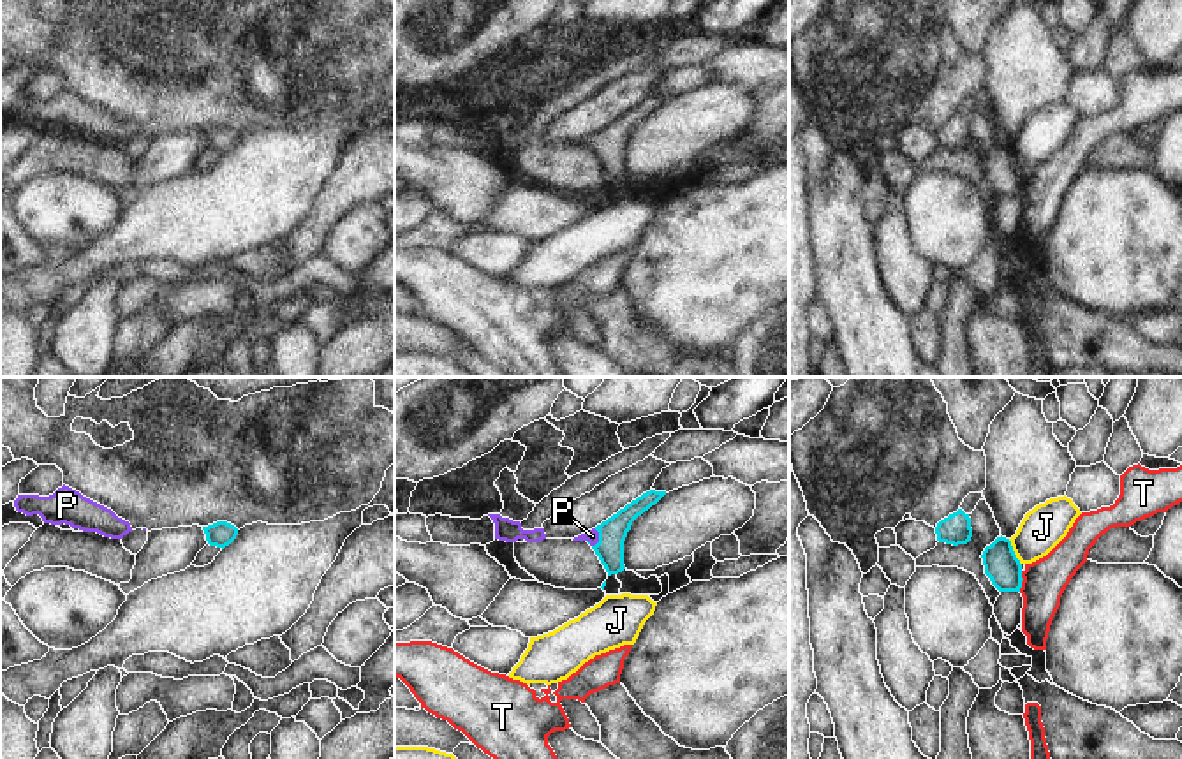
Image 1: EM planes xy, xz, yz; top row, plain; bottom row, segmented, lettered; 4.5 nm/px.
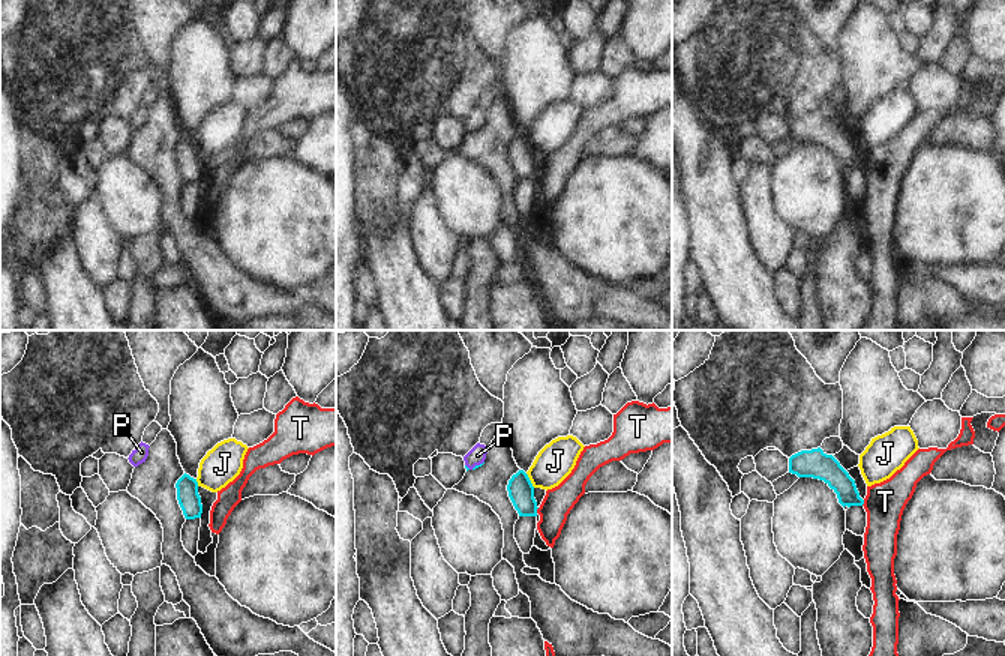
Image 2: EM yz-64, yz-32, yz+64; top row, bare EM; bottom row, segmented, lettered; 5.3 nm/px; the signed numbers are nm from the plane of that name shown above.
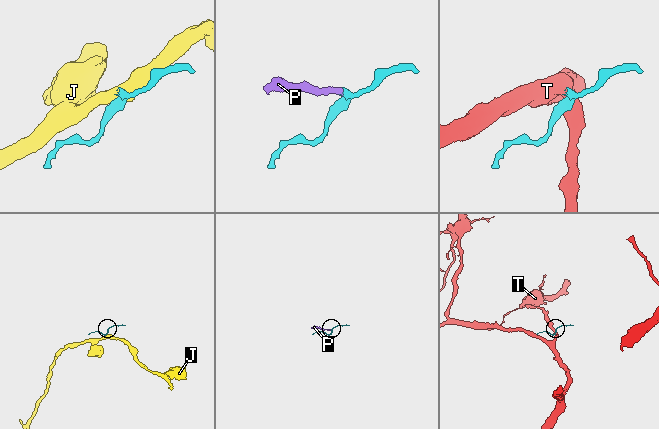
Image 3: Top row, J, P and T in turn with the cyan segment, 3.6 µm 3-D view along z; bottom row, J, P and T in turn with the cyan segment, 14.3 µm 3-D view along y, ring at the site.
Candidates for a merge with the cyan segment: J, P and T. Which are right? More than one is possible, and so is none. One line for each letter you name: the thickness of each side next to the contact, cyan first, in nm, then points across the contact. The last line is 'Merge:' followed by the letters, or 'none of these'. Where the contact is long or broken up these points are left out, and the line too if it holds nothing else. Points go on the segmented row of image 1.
P: calibres 130 and 60 nm; way xz (612, 532), (599, 537), (592, 536)
Merge: P

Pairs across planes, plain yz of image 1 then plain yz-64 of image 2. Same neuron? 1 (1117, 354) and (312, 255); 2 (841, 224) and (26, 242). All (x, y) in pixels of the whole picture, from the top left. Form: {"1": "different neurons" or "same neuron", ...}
{"1": "different neurons", "2": "different neurons"}

